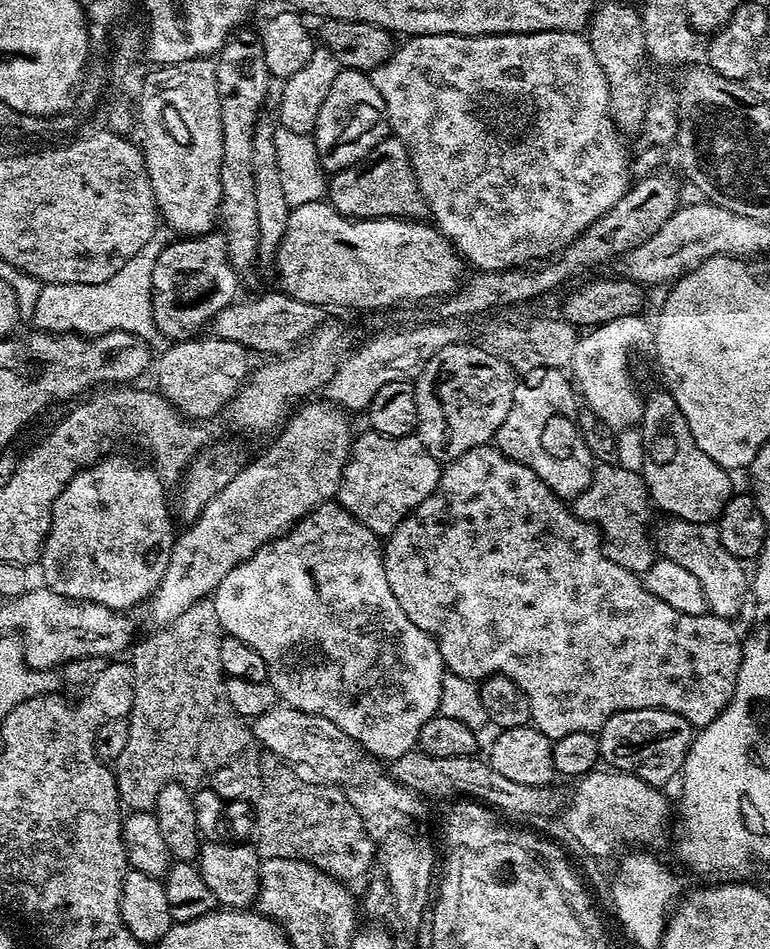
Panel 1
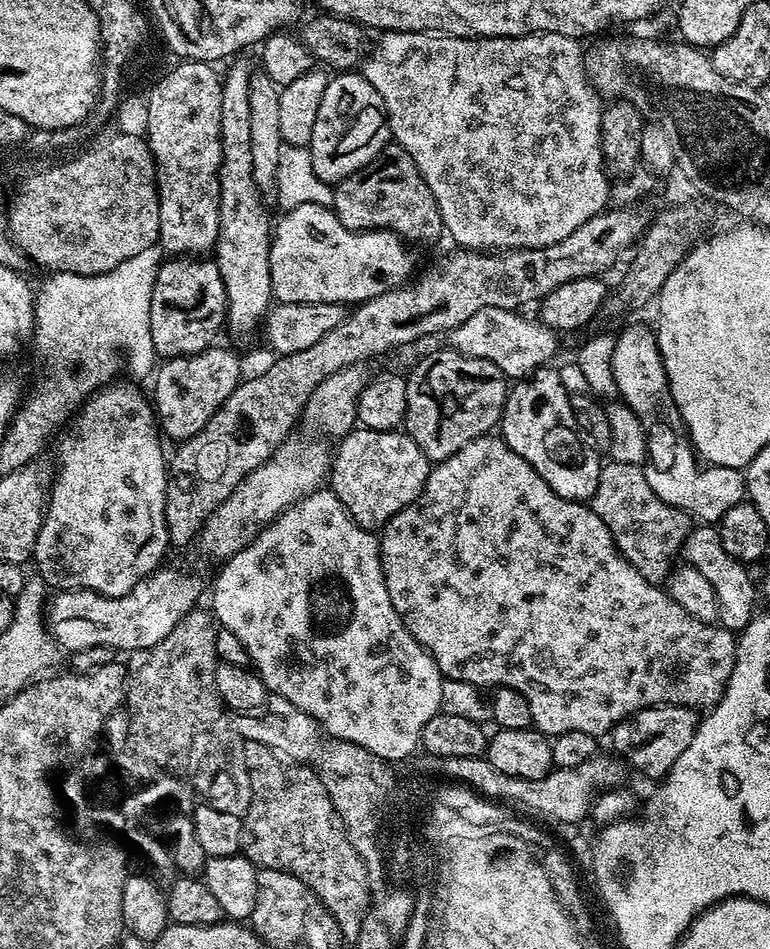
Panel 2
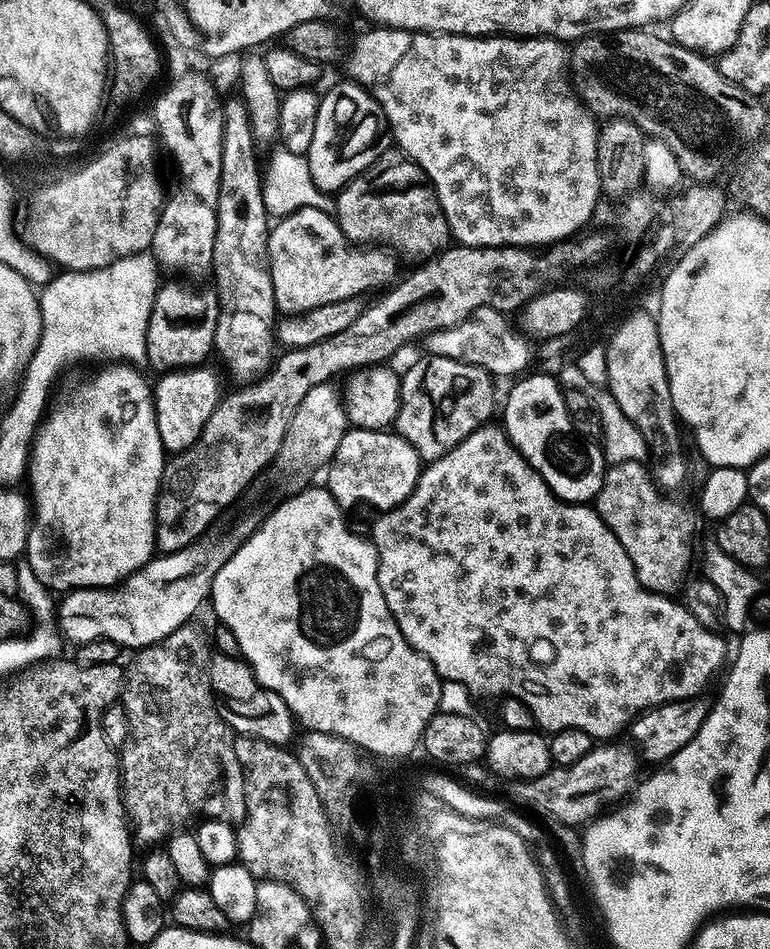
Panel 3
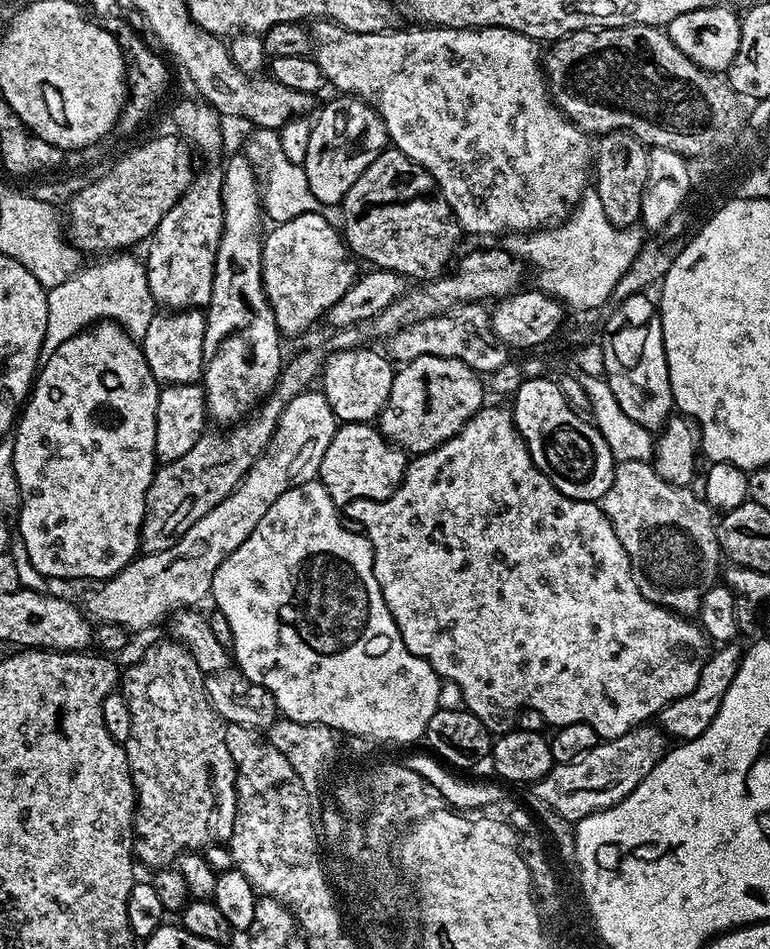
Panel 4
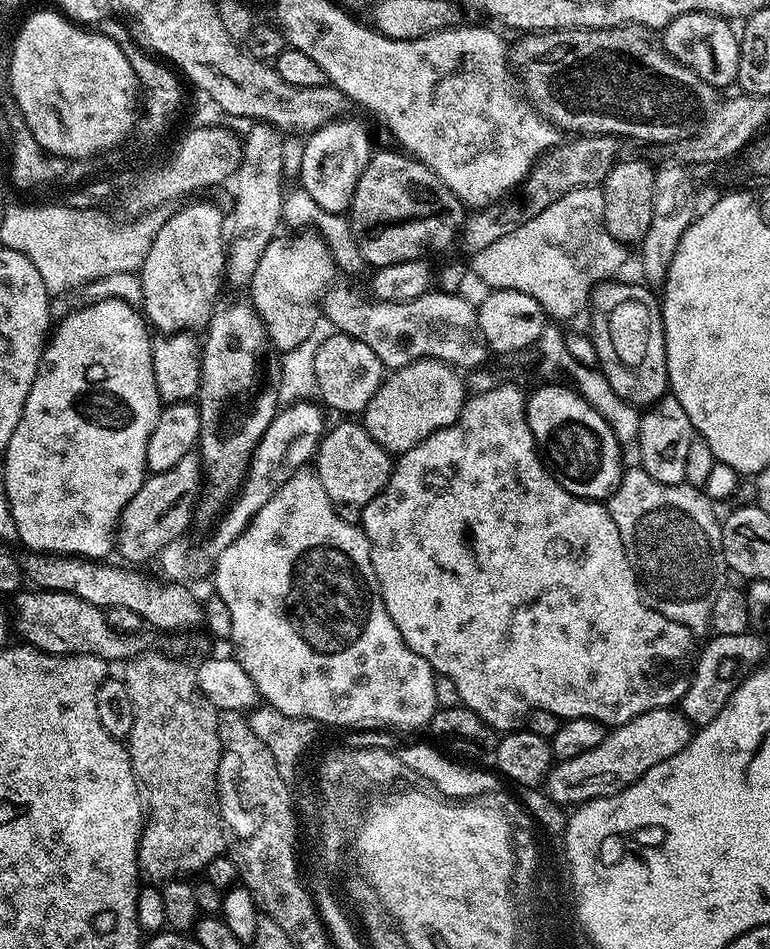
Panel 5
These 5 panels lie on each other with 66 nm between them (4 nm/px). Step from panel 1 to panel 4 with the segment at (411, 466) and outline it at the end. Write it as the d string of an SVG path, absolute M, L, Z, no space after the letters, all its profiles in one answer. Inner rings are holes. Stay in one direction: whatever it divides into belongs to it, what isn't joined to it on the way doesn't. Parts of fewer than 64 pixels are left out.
M341 423L334 438L330 438L330 446L326 446L318 479L336 505L349 506L393 496L404 481L409 463L409 457L396 445L388 443L379 427L371 423Z

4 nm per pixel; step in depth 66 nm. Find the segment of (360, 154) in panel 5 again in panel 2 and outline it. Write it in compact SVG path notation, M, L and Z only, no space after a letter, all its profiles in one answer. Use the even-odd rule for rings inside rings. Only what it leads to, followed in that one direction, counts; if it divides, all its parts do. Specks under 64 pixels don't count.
M344 70L333 75L322 94L322 106L318 106L318 122L314 122L310 145L318 178L335 186L350 174L362 170L362 166L369 164L389 144L388 114L378 90L374 90L371 82L356 70Z

